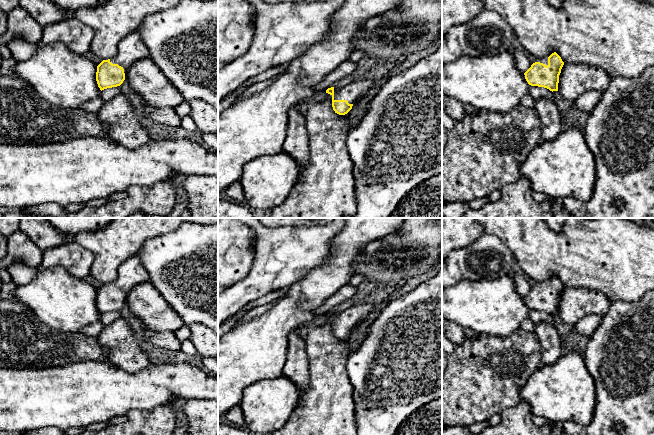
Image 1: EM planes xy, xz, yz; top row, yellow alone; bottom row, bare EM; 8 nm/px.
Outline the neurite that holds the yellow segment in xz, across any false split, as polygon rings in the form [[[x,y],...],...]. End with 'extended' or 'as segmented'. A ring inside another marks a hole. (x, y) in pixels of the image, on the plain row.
[[[375,304],[357,305],[342,312],[328,312],[326,317],[332,320],[332,331],[339,339],[347,338],[374,309]]]; extended

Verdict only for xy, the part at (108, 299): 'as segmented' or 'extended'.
extended

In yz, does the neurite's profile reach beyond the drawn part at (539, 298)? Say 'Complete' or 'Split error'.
Split error

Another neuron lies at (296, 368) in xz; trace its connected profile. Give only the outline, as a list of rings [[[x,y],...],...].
[[[301,329],[294,330],[288,336],[287,356],[282,375],[296,384],[301,400],[309,386],[309,361],[300,331]]]

